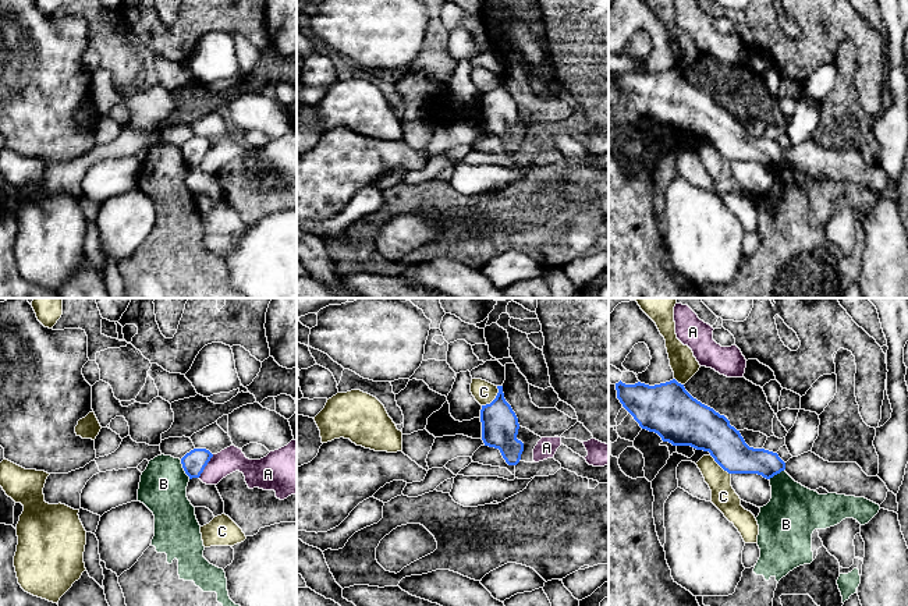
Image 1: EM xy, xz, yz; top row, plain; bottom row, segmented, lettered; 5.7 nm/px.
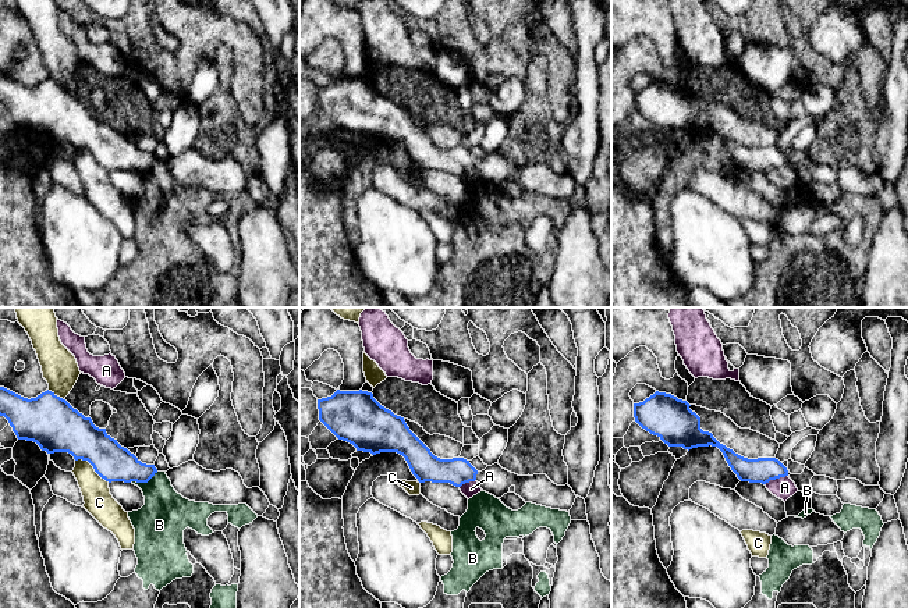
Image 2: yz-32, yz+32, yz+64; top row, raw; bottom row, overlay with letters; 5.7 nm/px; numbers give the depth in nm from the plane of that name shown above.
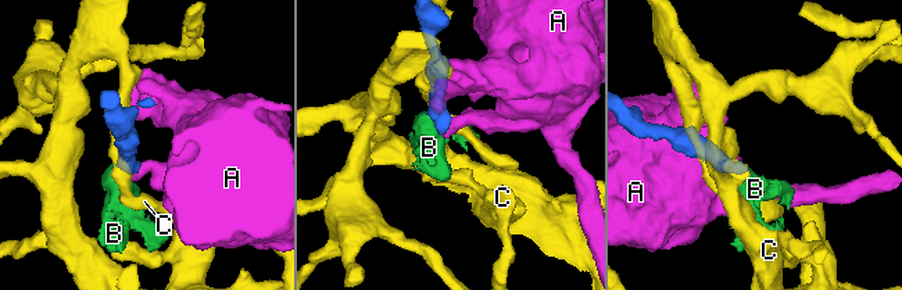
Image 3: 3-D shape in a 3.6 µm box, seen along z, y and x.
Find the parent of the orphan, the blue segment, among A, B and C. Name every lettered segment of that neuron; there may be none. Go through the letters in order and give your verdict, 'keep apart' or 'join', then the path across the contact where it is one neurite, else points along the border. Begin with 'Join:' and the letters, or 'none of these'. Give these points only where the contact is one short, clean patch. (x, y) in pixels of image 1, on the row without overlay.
Join: none of these
A: keep apart; border xy (213, 142), (198, 165)
B: keep apart; border xy (180, 148), (184, 160), (190, 166)
C: keep apart

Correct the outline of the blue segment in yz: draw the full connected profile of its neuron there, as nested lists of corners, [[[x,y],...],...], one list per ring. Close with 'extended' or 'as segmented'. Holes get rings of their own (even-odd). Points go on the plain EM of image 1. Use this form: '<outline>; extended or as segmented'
[[[675,67],[649,74],[645,71],[616,71],[617,86],[634,104],[642,117],[657,121],[663,130],[673,134],[691,134],[696,138],[709,139],[714,149],[728,162],[758,162],[766,167],[785,159],[795,170],[816,178],[826,177],[829,181],[865,185],[882,192],[887,185],[887,174],[879,164],[868,164],[856,150],[829,150],[812,139],[790,146],[784,150],[777,141],[749,135],[739,118],[713,96],[694,86]]]; extended

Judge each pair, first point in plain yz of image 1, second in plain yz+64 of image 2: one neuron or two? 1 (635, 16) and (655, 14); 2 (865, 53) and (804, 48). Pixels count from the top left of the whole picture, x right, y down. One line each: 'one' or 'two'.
1: one
2: one

